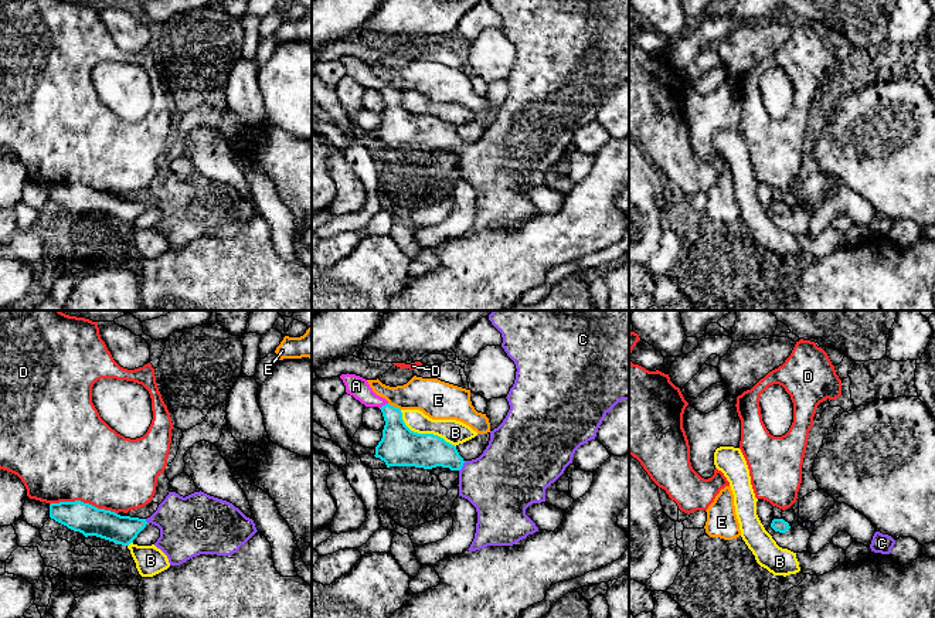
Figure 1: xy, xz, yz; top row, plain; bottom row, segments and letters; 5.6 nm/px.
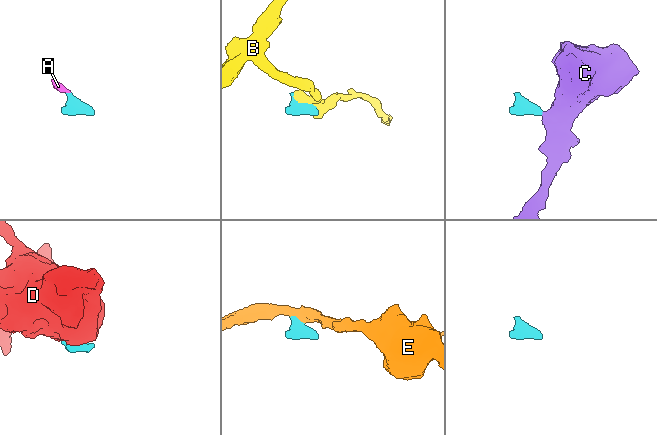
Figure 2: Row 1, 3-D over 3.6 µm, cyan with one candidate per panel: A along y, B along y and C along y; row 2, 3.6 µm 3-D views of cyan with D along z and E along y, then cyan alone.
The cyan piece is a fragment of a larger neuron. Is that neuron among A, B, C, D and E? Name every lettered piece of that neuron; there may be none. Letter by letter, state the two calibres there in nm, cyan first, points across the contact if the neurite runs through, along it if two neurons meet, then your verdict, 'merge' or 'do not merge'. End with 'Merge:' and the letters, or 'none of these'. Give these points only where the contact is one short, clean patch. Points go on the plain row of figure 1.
A: calibres 220 and 120 nm; way xz (398, 129), (393, 98), (383, 88), (369, 81), (356, 68); merge
B: calibres 220 and 140 nm; border xz (400, 92), (403, 104), (411, 112), (437, 116), (455, 129); do not merge
C: calibres 200 and 400 nm; way xz (427, 133), (445, 136), (462, 148), (480, 163), (503, 163); merge
D: calibres 170 and 480 nm; border xy (50, 186), (82, 183), (116, 196); do not merge
E: calibres 220 and 220 nm; border xz (388, 85), (400, 92); do not merge
Merge: A, C

